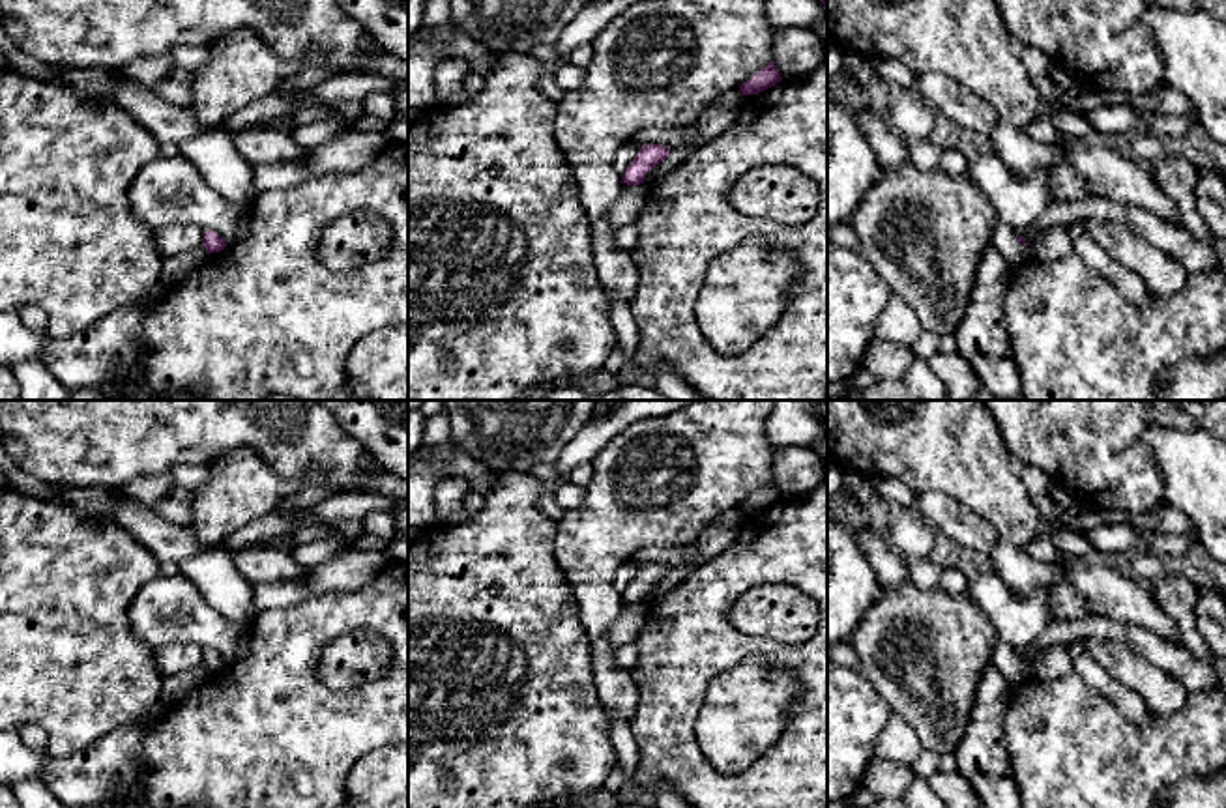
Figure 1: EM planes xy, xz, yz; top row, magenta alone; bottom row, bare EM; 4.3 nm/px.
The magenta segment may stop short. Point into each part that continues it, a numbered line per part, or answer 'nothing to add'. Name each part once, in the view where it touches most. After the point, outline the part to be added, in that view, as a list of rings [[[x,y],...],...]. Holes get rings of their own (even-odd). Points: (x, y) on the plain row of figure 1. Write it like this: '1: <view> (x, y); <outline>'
nothing to add

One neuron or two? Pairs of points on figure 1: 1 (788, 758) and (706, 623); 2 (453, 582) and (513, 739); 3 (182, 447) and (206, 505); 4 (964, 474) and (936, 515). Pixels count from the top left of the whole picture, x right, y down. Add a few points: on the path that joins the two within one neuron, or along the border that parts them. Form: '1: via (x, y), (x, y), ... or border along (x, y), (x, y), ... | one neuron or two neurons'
1: via (730, 786), (715, 786), (680, 750), (680, 681) | one neuron
2: via (457, 621), (461, 663), (485, 687), (491, 700) | one neuron
3: border along (244, 447), (233, 447), (203, 464) | two neurons
4: border along (918, 490), (946, 492), (987, 520) | two neurons

